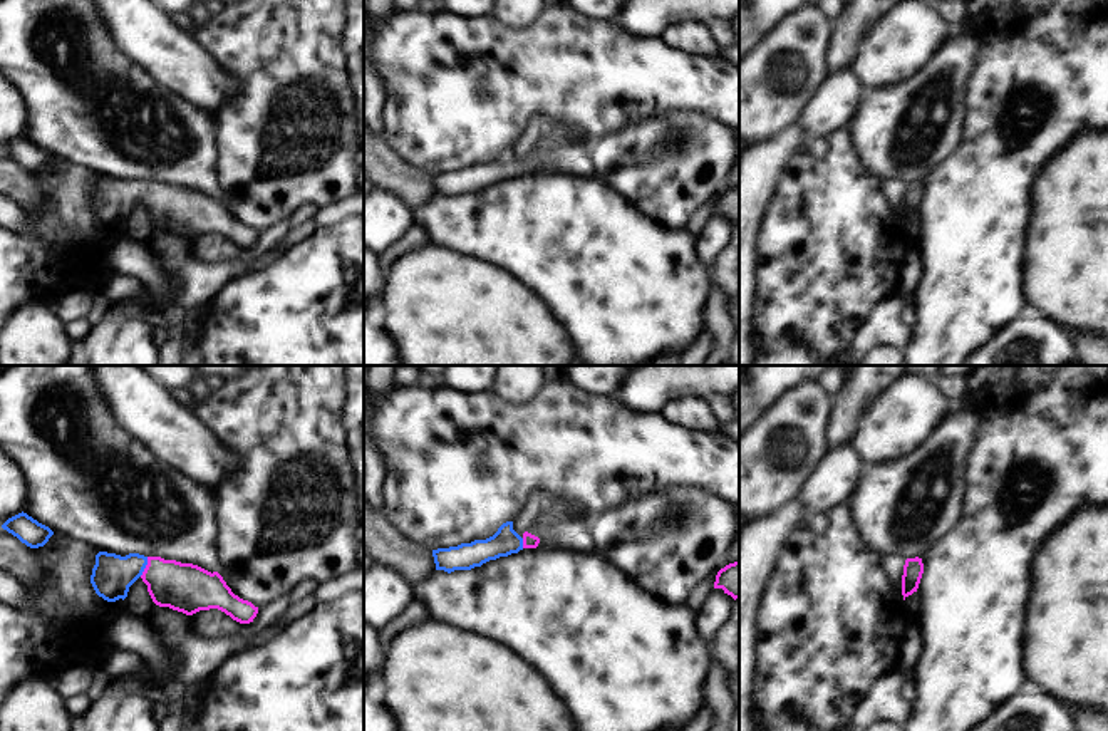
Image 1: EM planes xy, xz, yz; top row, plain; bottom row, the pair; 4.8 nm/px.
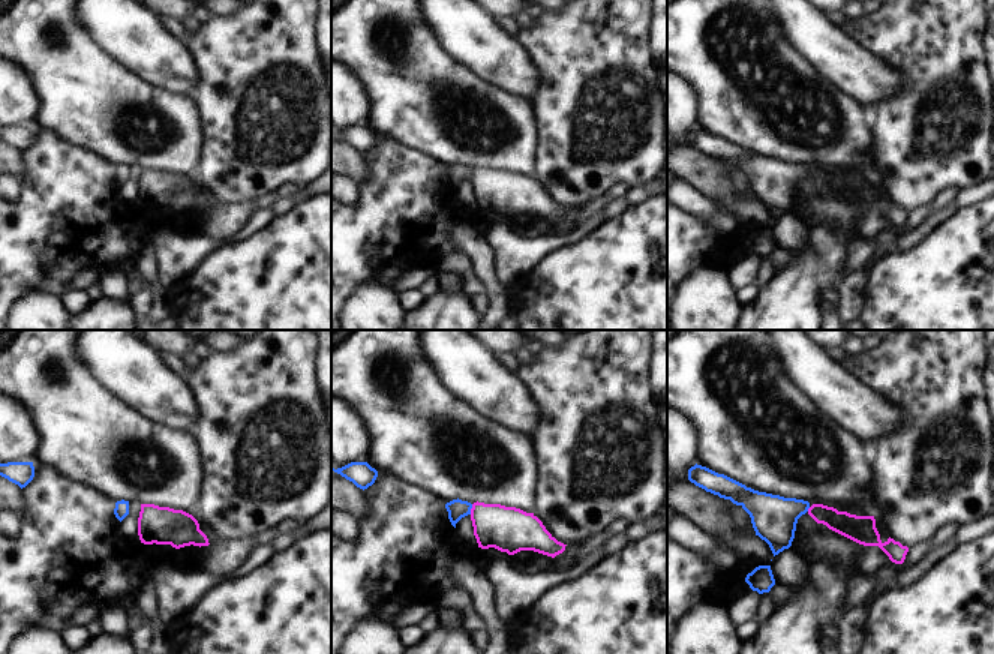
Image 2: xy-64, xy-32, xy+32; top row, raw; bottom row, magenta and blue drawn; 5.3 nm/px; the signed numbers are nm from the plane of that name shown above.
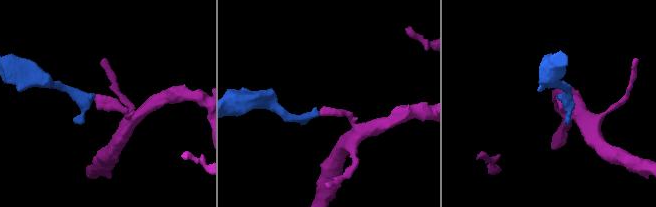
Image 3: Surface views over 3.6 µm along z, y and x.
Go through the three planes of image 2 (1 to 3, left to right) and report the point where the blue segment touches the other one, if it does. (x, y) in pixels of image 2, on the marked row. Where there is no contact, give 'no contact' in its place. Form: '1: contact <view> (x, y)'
1: no contact
2: contact xy-32 (471, 509)
3: contact xy+32 (808, 509)

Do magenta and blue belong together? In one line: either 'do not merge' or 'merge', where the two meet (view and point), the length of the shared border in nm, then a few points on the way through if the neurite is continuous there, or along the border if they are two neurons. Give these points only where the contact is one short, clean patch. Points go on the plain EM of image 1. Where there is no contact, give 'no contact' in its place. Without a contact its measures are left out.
merge; contact xy (146, 191); length 100 nm; way xy (185, 212), (171, 208), (146, 191), (131, 191), (113, 200)

